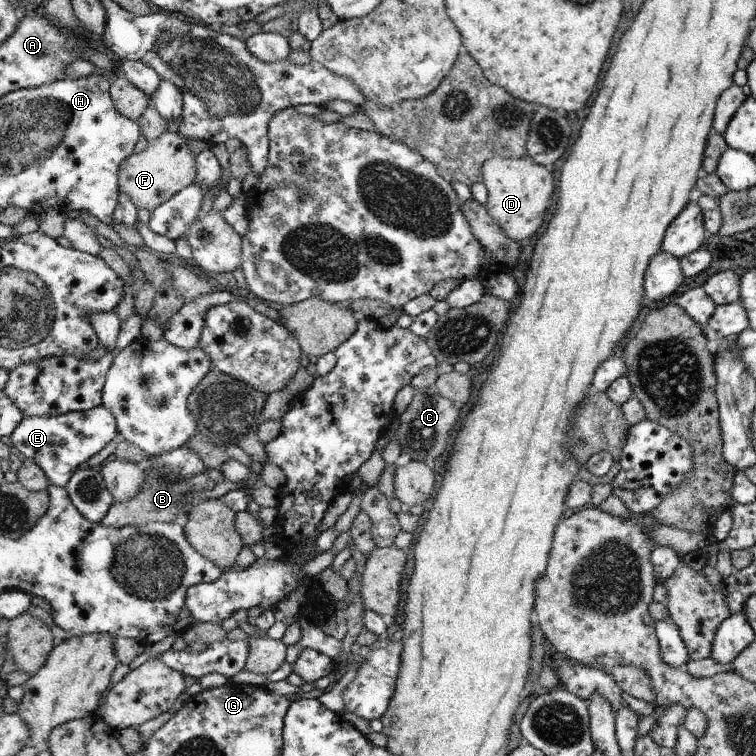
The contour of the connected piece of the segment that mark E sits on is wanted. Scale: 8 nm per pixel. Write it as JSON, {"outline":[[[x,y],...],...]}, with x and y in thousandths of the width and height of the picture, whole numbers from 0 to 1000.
{"outline":[[[136,536],[115,544],[32,552],[11,581],[29,606],[45,607],[66,632],[66,640],[87,643],[108,611],[130,601],[156,574],[151,549]]]}

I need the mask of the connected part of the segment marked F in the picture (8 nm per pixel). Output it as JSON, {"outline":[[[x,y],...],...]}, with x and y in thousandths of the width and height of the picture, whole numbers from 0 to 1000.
{"outline":[[[222,171],[212,180],[197,187],[192,198],[183,204],[175,204],[159,220],[159,255],[169,258],[179,274],[193,275],[201,280],[209,276],[218,267],[225,266],[233,257],[238,255],[249,245],[258,241],[259,235],[259,214],[258,206],[253,204],[249,193],[243,189],[243,181],[230,171]]]}

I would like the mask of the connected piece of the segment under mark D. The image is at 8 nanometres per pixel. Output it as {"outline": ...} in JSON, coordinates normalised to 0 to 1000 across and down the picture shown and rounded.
{"outline":[[[698,204],[684,210],[651,208],[640,214],[636,229],[644,249],[642,274],[646,283],[676,319],[696,320],[720,296],[720,286],[733,257],[730,230],[721,220],[709,217]]]}

